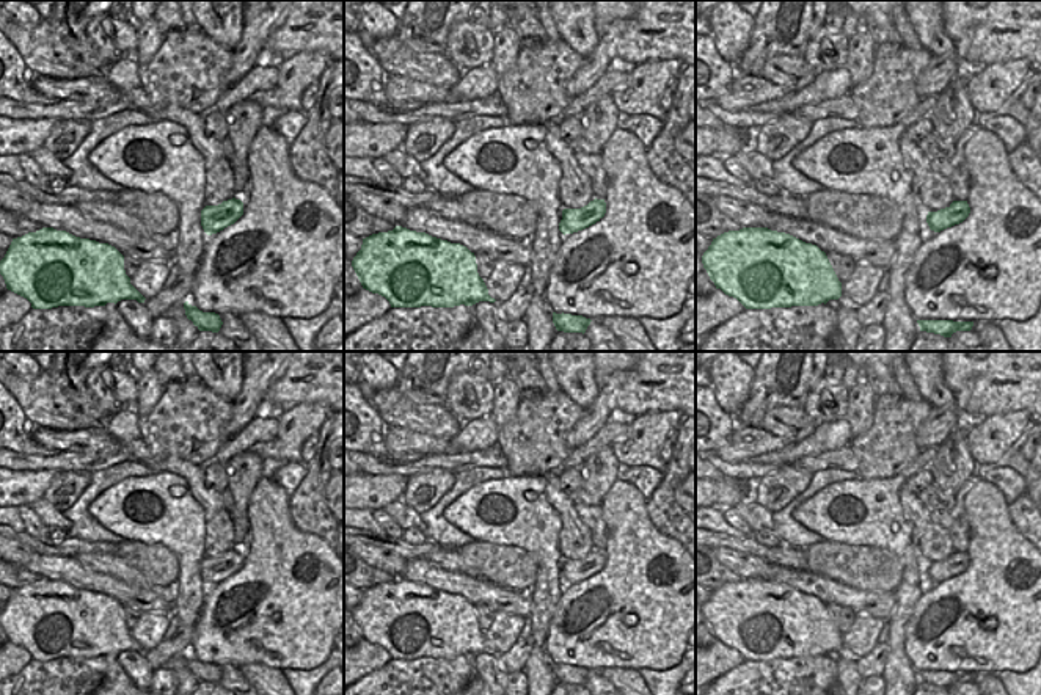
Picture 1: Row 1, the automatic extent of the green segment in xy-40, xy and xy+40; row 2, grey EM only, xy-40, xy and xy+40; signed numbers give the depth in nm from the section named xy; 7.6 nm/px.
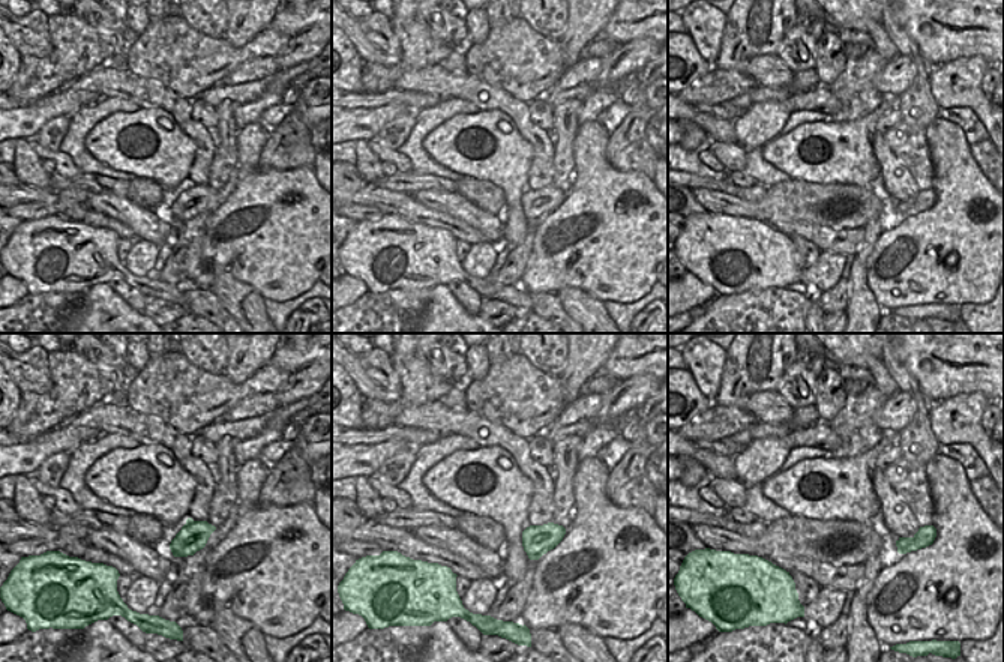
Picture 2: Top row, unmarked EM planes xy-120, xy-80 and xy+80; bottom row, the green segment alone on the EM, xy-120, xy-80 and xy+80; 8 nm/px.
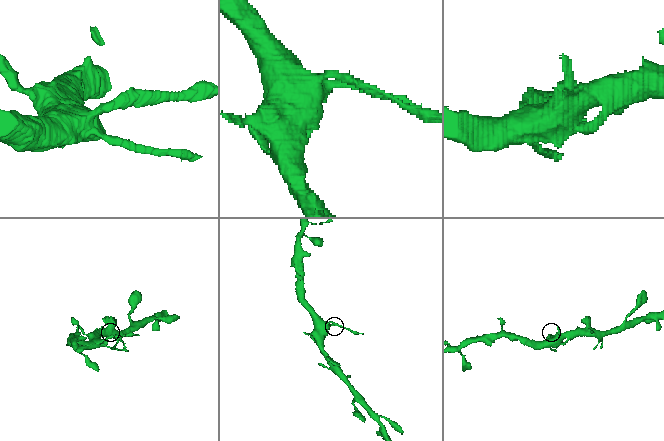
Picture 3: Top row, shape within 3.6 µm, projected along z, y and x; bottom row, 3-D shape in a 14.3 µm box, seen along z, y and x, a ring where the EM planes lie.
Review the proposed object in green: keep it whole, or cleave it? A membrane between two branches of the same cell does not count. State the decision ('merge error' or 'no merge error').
merge error

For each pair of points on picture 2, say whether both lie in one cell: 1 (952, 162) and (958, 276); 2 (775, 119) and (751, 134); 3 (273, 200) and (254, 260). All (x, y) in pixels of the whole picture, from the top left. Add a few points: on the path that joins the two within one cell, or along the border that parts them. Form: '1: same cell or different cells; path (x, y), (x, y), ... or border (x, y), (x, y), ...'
1: same cell; path (962, 191), (962, 248)
2: same cell; path (769, 119), (757, 128)
3: same cell; path (273, 215), (269, 245)

